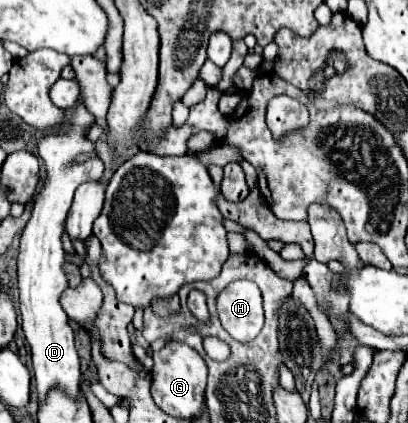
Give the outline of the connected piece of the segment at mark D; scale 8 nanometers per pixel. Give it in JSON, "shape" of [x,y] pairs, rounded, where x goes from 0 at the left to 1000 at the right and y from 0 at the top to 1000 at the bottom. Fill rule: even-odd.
{"shape":[[[194,239],[194,253],[174,281],[174,296],[150,314],[125,314],[105,324],[91,343],[96,366],[115,390],[115,428],[105,447],[91,456],[81,508],[51,551],[51,584],[47,584],[47,612],[42,612],[42,678],[47,678],[51,773],[76,820],[96,948],[105,948],[115,924],[135,910],[154,915],[174,939],[189,939],[194,929],[194,901],[199,901],[194,839],[184,825],[179,778],[169,773],[169,754],[145,716],[150,693],[169,678],[164,655],[154,645],[159,589],[150,579],[150,556],[154,556],[159,513],[174,489],[184,447],[208,428],[238,428],[252,418],[257,395],[243,366],[223,371],[208,385],[189,385],[189,366],[238,362],[233,338],[208,324],[213,300],[228,291],[233,291],[233,277]]]}

